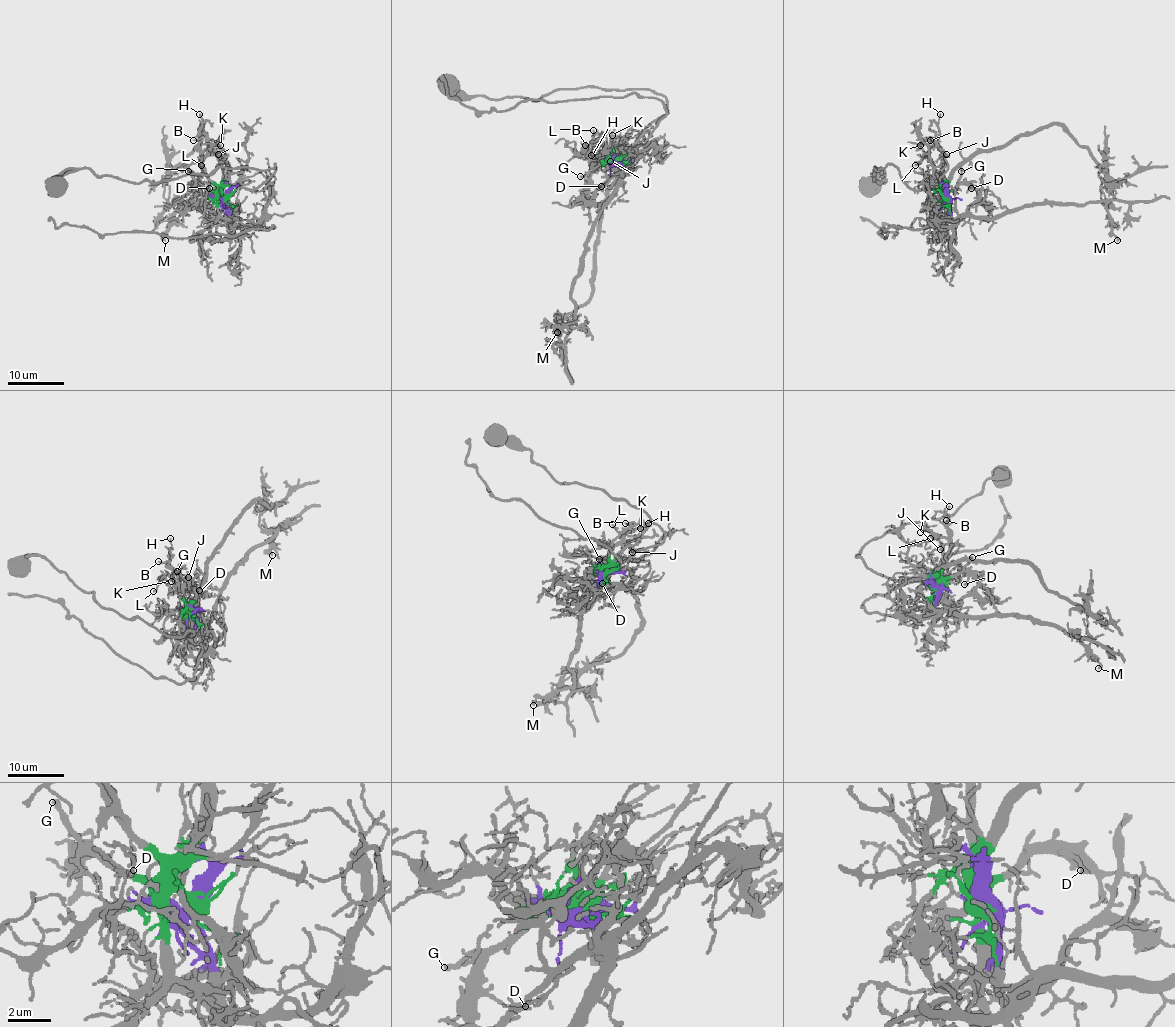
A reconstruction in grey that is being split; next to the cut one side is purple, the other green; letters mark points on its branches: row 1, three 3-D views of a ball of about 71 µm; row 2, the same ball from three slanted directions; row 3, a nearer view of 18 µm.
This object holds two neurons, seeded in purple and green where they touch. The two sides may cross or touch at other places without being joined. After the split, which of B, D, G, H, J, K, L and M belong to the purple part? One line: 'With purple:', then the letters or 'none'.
With purple: M

